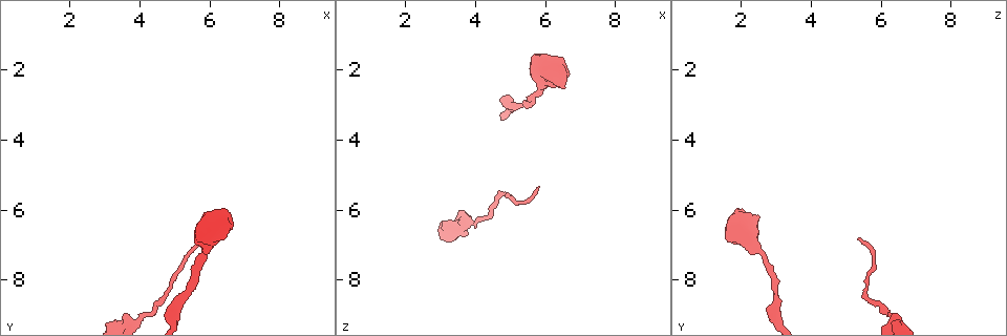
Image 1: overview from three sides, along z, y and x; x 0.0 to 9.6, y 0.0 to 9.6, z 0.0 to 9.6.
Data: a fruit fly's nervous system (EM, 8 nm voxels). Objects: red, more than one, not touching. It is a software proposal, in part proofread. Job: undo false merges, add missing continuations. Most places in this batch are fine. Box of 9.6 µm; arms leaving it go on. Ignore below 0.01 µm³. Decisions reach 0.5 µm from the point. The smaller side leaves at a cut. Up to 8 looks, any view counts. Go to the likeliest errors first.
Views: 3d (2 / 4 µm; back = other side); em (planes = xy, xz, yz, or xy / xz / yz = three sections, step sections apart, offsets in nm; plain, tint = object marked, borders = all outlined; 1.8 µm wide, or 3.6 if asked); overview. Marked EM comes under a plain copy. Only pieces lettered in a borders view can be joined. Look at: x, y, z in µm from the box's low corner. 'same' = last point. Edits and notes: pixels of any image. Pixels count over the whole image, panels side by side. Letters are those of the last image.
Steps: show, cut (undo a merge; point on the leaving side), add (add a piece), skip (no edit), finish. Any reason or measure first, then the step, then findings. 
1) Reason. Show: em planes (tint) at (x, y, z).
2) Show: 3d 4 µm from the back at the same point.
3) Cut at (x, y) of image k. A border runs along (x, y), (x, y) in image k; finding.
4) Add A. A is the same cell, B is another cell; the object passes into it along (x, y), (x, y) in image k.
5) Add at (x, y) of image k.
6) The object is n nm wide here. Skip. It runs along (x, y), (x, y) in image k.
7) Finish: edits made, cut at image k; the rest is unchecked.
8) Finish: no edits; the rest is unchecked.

Abrupt turn. Show: em planes (borders) at (4.95, 8.90, 2.85).

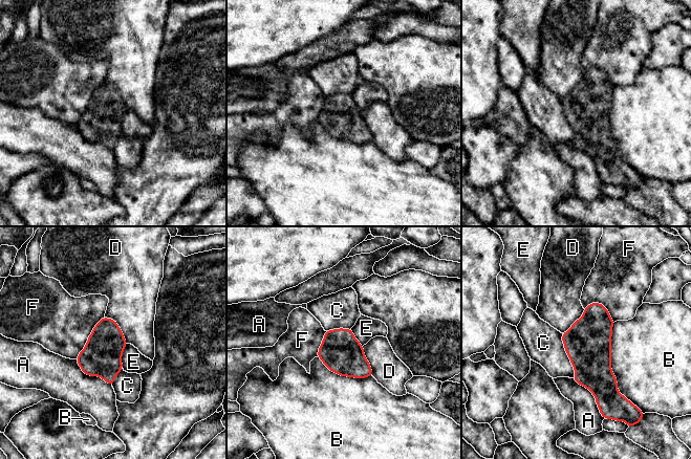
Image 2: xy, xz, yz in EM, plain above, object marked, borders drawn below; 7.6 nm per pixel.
Skip. A, B, C, D, E and F are other cells; a border runs along (127, 344), (122, 355), (122, 368) in image 2; continuous, no second neuron.

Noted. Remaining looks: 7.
Thick turns thin. Show: em 3.6 µm xy step 4 (tint) at (5.90, 6.95, 2.35).

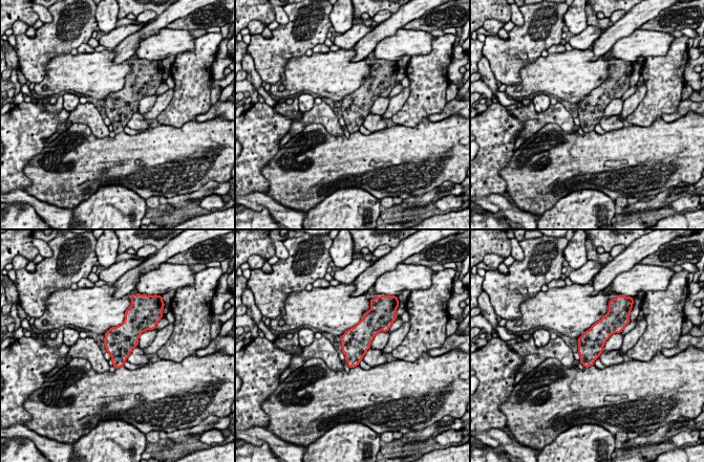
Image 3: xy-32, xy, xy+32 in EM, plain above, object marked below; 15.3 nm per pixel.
Another direction. Show: em 3.6 µm yz step 16 (borders) at the same point.

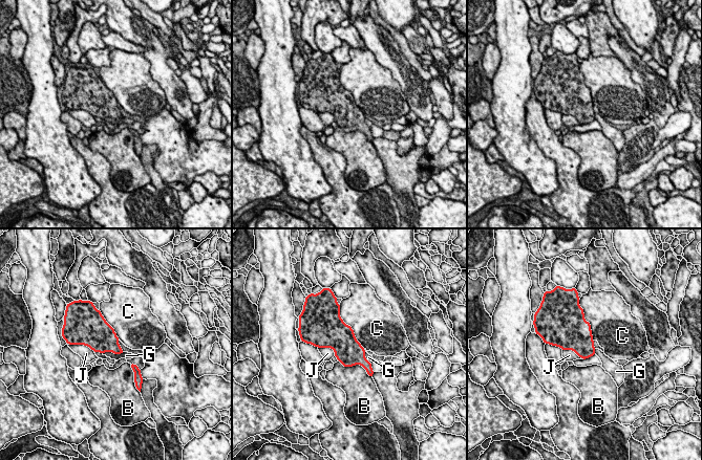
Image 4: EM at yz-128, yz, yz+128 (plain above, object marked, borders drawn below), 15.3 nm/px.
The longest contact is with C, 700 nm. Skip. B, C, G and J are other cells; a border runs along (339, 311), (364, 348) in image 4; all the same neuron.

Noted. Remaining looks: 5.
Calibre changes. Show: em planes (borders) at (3.95, 9.20, 6.35).

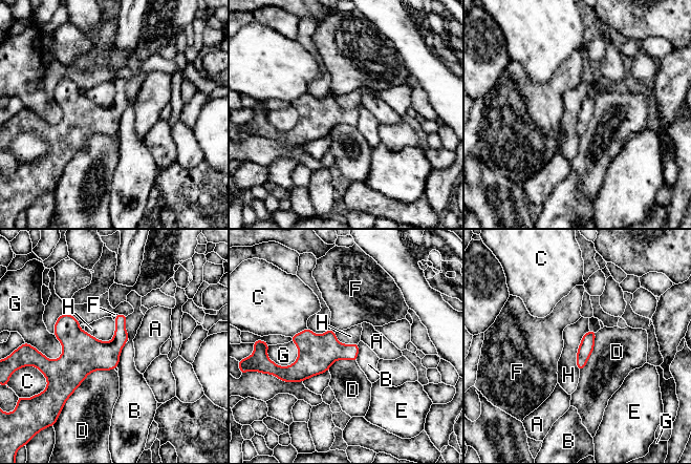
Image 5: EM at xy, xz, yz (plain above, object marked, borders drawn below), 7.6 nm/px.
Skip. A, B, C, D, E, F, G and H are other cells; a border runs along (115, 321), (109, 341), (85, 330) in image 5; one neuron here.

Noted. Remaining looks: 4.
Finish: no edits; the rest is unchecked.

